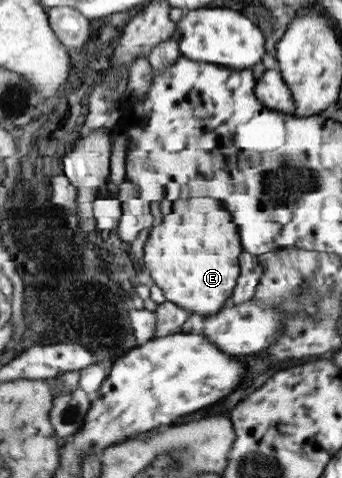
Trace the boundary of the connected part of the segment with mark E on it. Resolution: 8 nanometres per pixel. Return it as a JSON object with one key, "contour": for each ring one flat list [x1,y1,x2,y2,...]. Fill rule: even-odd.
{"contour":[[210,197,182,199,173,202,169,214,161,217,158,225,148,233,149,238,145,244,146,269,150,271,154,283,164,289,166,299,201,318,215,316,224,310,236,289,236,255,240,253,238,229,232,213,226,211,220,201]]}

